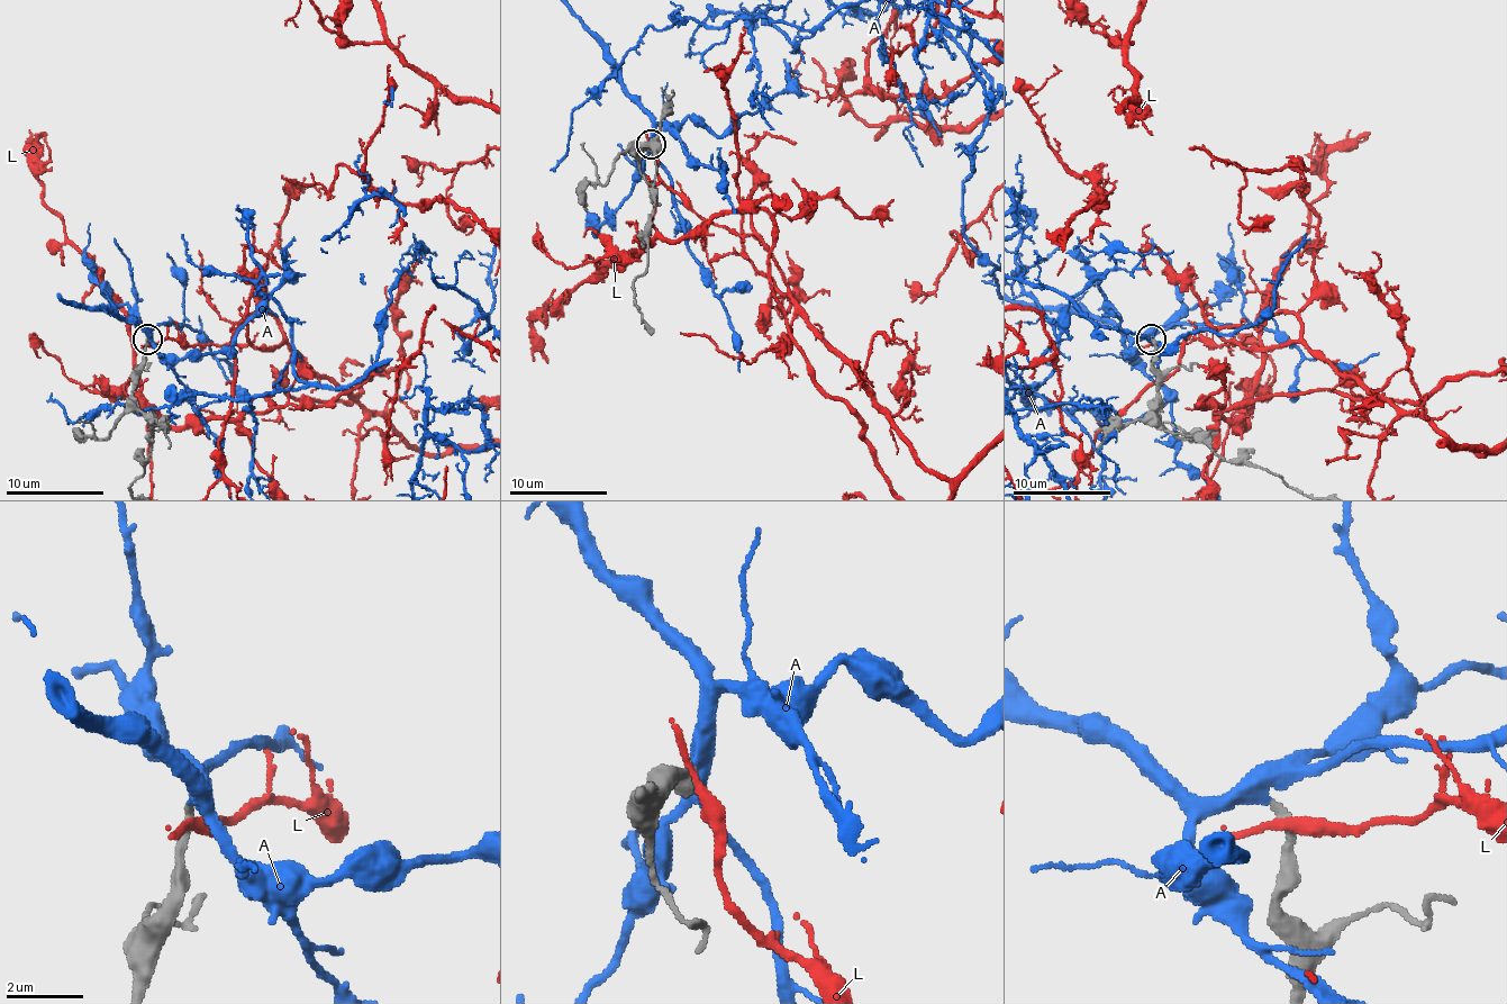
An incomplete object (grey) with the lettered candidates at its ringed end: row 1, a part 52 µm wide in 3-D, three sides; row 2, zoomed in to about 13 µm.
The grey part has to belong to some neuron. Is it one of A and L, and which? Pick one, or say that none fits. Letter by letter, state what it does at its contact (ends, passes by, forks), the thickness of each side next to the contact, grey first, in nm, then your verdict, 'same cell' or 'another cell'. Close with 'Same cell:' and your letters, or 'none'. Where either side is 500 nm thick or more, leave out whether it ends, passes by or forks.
A: it passes by; 240 nm thick on the grey side, 400 nm on the other; same cell
L: it passes by; 300 nm thick on the grey side, 260 nm on the other; another cell
Same cell: A

